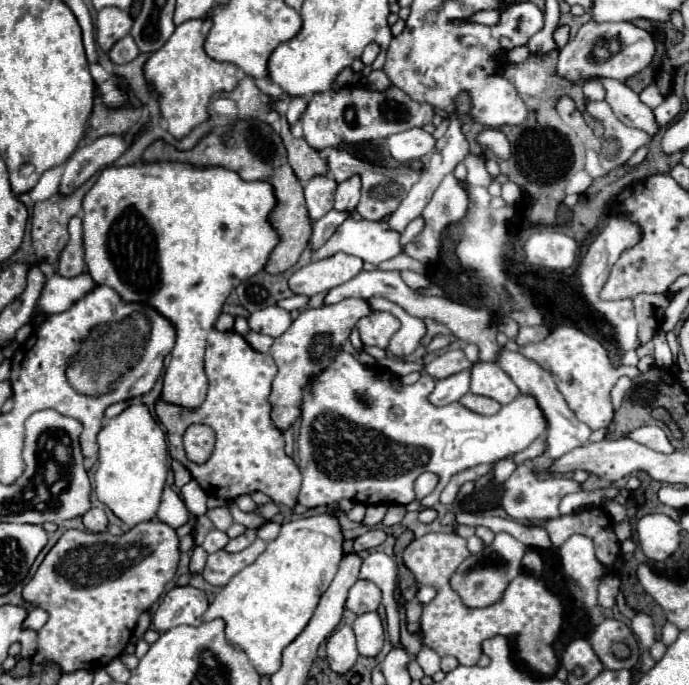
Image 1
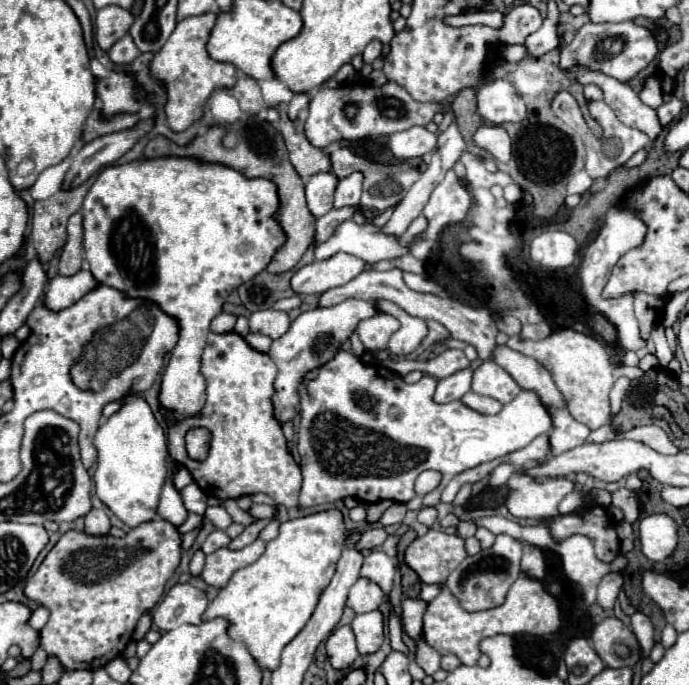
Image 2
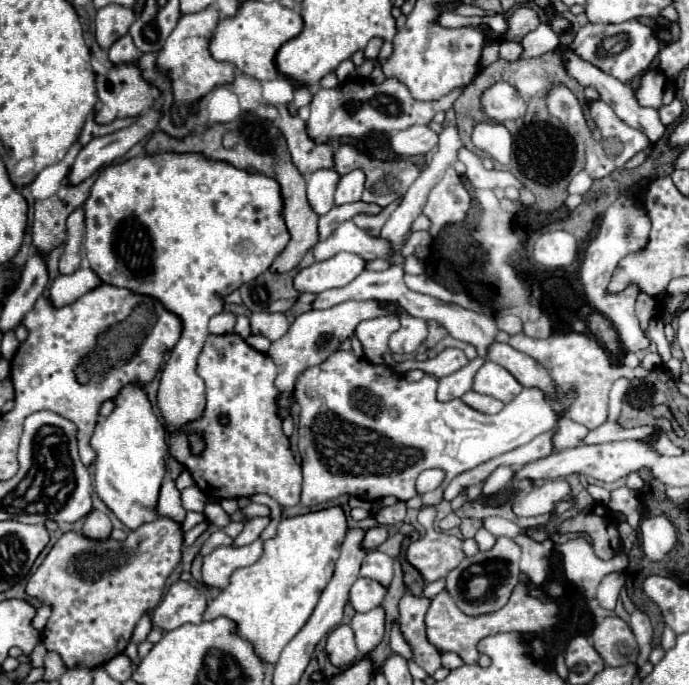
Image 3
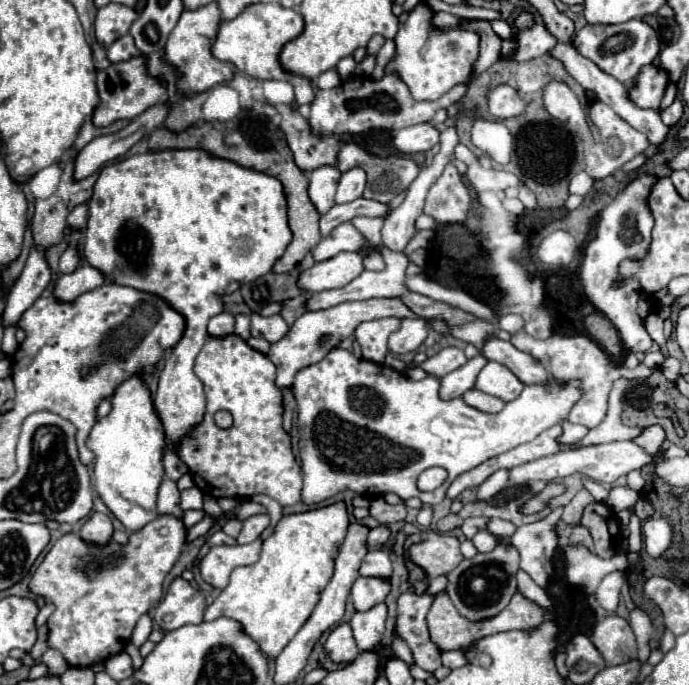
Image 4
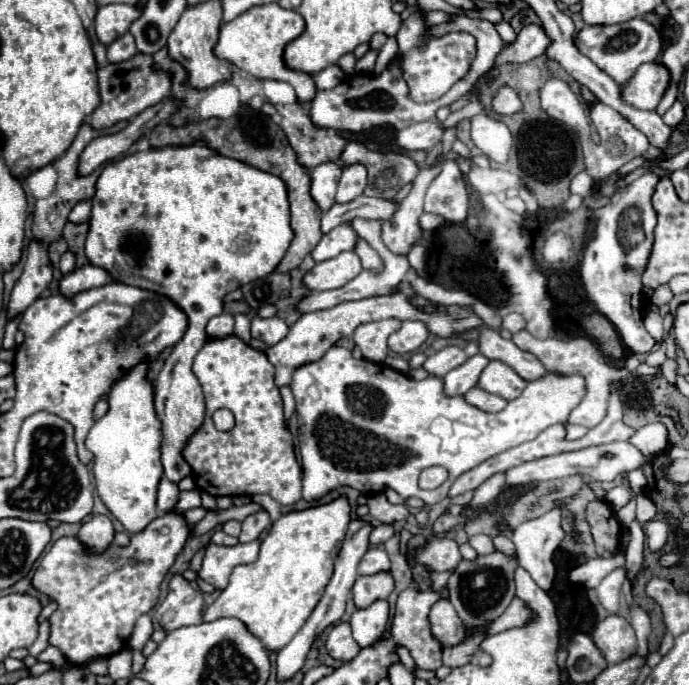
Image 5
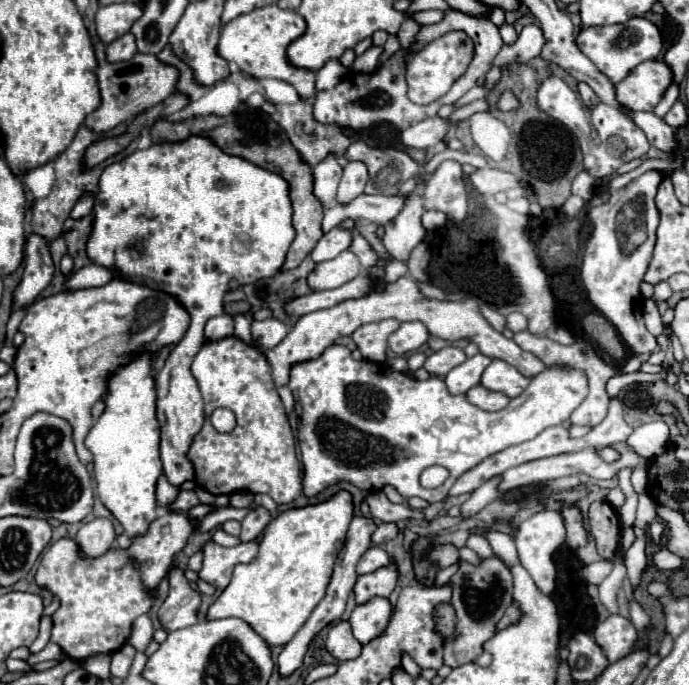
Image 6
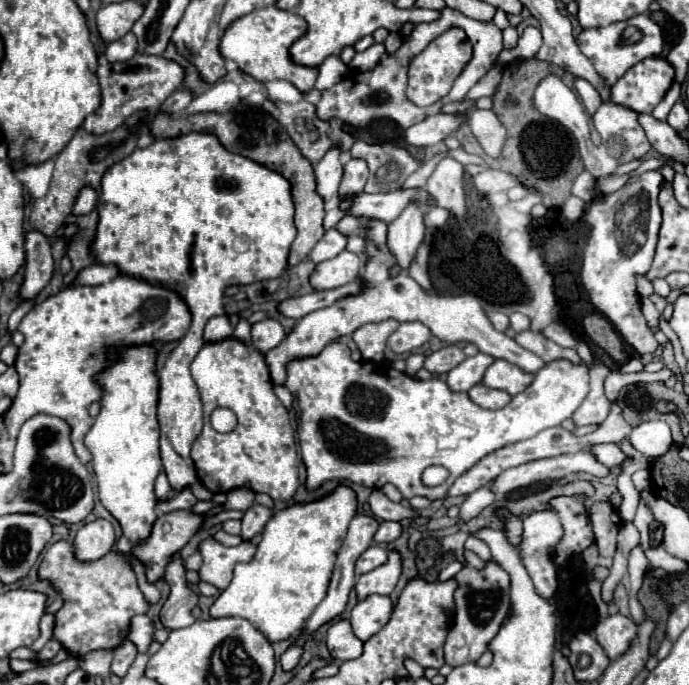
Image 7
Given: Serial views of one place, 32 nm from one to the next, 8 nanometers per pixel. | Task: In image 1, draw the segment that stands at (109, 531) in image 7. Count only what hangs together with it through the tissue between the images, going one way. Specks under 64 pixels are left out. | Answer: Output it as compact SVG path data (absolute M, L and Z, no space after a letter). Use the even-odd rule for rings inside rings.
M90 508L82 516L82 522L84 522L86 530L90 530L90 532L104 532L108 528L108 518L102 508Z

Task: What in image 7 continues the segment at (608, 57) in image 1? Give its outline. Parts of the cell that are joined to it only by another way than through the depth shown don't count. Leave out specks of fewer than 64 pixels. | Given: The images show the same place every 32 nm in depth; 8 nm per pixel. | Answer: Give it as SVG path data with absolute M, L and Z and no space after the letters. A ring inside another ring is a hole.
M646 14L634 16L626 22L602 26L602 28L586 28L580 32L576 42L580 46L580 52L592 60L594 68L598 68L598 74L606 76L606 84L614 84L616 80L620 80L626 74L626 70L632 68L634 64L646 58L660 56L662 46L664 46L662 30Z

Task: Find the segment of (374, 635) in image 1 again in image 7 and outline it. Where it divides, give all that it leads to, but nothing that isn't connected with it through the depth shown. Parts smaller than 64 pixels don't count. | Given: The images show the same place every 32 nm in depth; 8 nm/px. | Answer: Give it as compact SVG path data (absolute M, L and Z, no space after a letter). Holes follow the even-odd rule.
M368 596L366 600L358 602L350 614L350 624L362 642L370 640L378 634L392 614L392 602L388 596Z

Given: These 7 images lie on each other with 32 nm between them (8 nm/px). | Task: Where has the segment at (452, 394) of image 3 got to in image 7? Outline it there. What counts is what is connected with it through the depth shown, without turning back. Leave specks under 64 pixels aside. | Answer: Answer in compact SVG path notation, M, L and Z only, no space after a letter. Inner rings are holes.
M476 354L472 358L466 358L462 364L458 364L454 370L448 372L446 382L452 392L468 392L468 388L476 386L482 380L482 372L494 362L492 356Z

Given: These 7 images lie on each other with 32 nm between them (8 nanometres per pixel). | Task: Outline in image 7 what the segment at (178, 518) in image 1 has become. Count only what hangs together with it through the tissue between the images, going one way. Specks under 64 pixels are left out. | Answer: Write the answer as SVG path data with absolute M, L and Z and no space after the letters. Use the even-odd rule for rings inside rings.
M162 472L158 478L156 478L156 498L158 500L170 500L176 496L176 490L168 484L168 478L166 474Z

